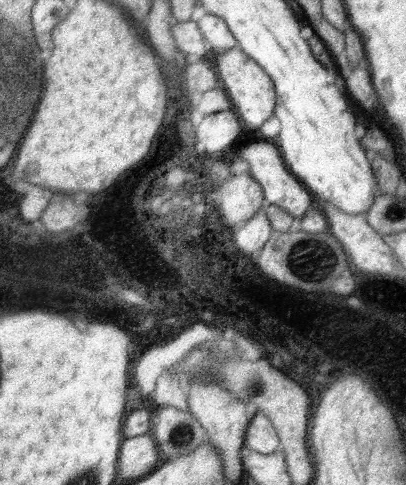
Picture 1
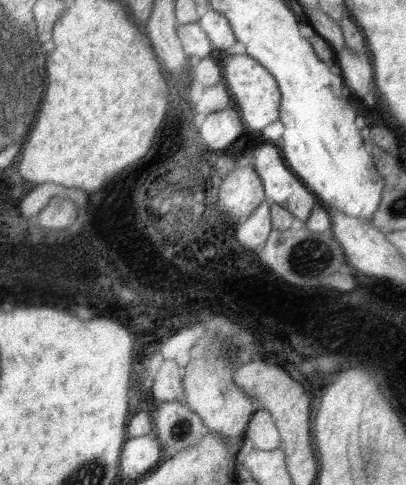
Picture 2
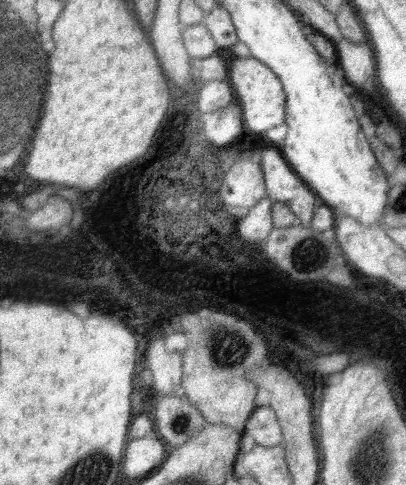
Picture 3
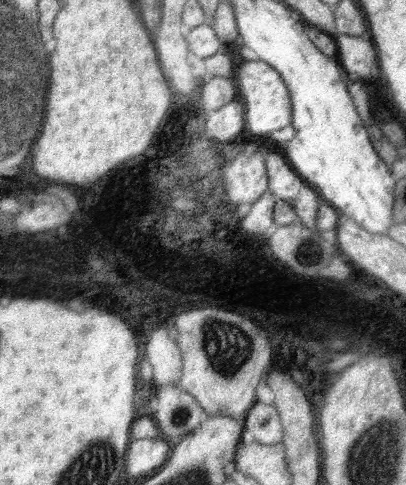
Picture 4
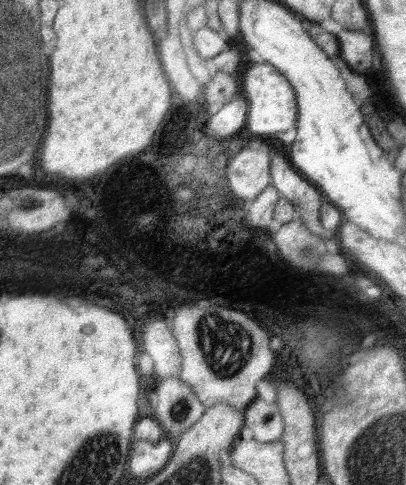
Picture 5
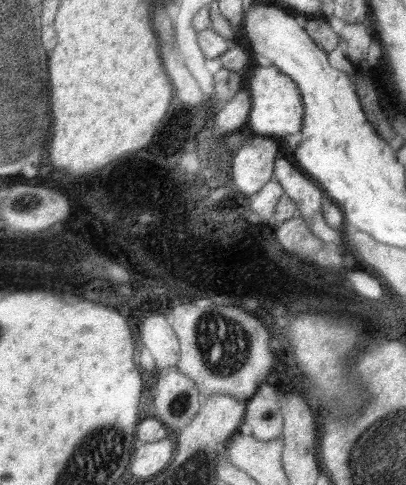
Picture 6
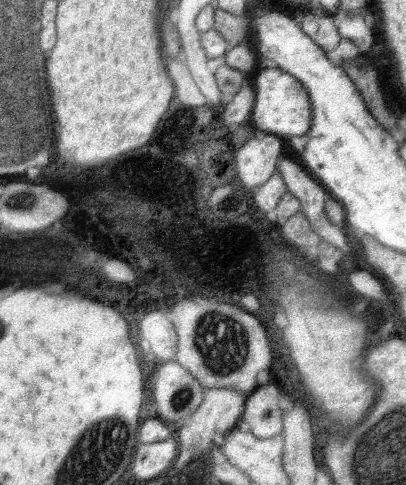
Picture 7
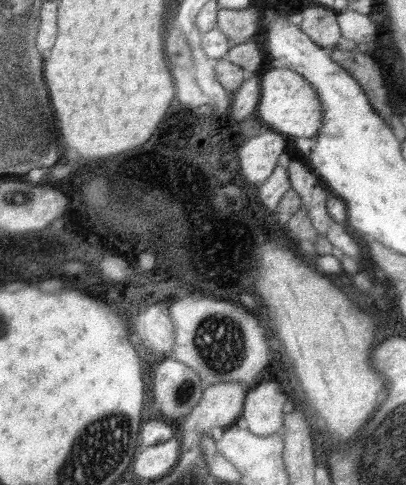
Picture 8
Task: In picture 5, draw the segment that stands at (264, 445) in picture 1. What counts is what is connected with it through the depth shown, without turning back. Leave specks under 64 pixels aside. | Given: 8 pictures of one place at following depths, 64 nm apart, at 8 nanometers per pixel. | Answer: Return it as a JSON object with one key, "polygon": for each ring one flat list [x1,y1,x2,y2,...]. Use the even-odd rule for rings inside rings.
{"polygon":[[255,398,249,408,245,408,245,426,253,432,253,440,267,444,281,440,283,418,275,402,263,402]]}

